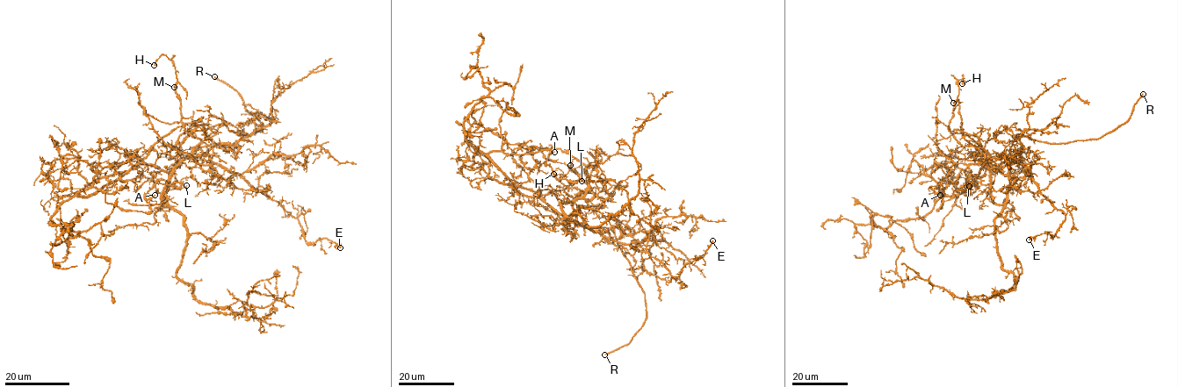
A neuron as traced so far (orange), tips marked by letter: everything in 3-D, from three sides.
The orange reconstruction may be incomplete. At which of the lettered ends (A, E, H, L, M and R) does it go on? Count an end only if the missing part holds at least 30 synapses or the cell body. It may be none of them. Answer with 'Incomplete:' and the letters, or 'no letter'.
Incomplete: A, M, R

